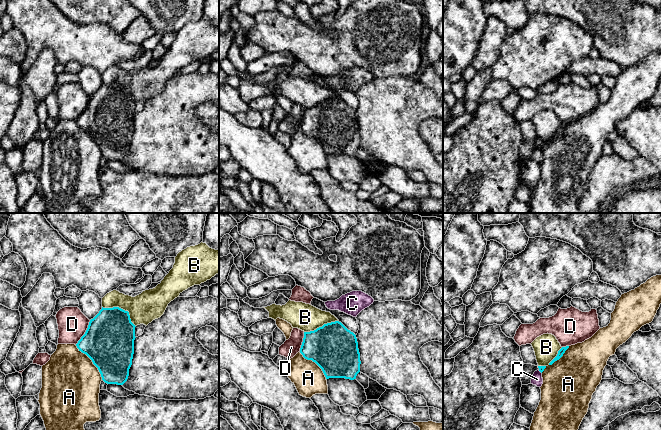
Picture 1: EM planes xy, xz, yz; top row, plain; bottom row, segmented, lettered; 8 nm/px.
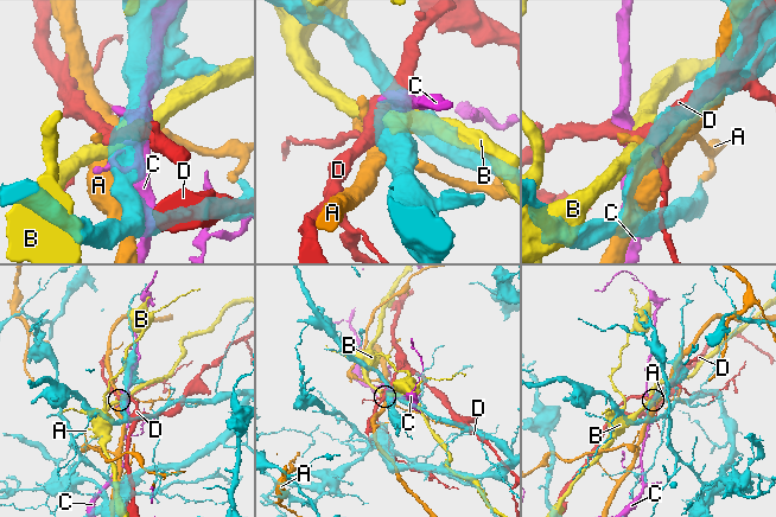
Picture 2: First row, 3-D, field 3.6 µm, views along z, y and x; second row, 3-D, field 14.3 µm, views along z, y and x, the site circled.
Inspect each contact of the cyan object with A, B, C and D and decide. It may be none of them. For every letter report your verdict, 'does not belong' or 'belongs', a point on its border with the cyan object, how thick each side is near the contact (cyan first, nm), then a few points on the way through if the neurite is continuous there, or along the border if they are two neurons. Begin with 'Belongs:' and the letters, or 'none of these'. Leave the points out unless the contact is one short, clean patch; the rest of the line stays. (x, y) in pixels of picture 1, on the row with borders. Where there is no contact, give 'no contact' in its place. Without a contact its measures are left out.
Belongs: D
A: does not belong; contact xy (92, 361); calibres 400 and 460 nm
B: does not belong; contact xy (122, 309); calibres 380 and 240 nm
C: does not belong; contact yz (539, 370); calibres 50 and 90 nm
D: belongs; contact xy (85, 332); calibres 400 and 240 nm

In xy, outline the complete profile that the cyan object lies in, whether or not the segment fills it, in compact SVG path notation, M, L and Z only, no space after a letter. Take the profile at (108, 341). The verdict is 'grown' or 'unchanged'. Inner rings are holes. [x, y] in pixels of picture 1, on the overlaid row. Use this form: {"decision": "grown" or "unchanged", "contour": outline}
{"decision": "unchanged", "contour": "M102 307L76 344L98 368L105 383L123 385L127 381L134 354L135 327L128 311Z"}

